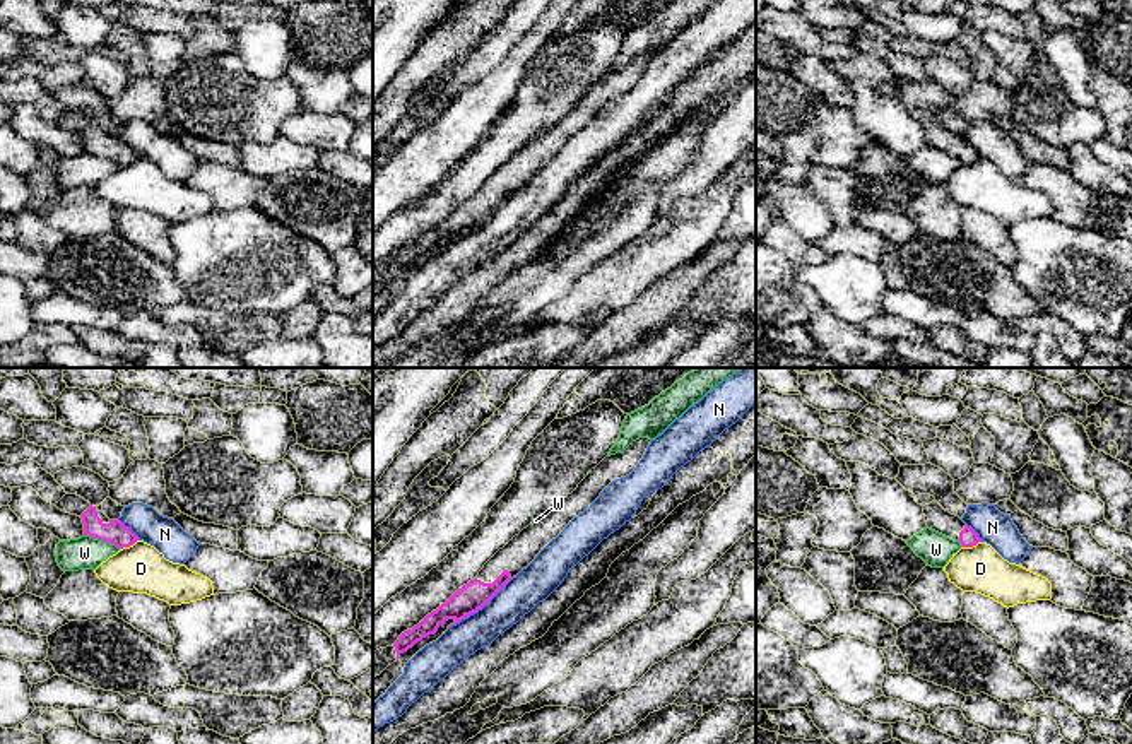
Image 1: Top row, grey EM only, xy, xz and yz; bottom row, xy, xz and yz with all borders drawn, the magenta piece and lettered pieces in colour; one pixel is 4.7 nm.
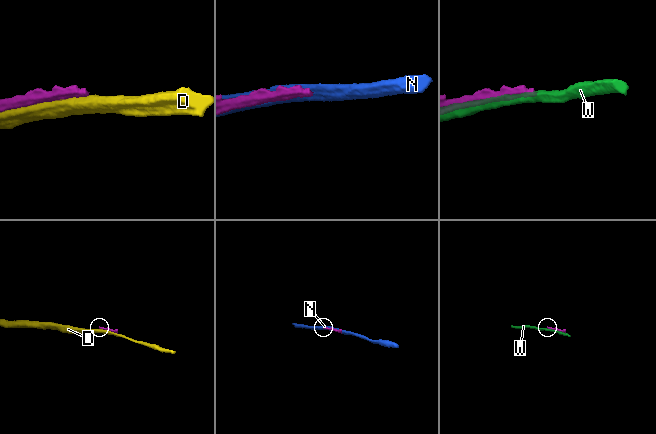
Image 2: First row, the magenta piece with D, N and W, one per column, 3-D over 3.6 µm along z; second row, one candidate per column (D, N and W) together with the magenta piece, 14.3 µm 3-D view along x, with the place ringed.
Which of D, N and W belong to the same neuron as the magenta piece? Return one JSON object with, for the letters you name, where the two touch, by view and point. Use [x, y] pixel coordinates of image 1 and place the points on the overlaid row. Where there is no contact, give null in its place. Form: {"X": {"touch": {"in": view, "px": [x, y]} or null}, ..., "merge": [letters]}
{"merge": []}

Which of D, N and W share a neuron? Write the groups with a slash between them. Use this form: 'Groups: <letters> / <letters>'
Groups: D / N / W

